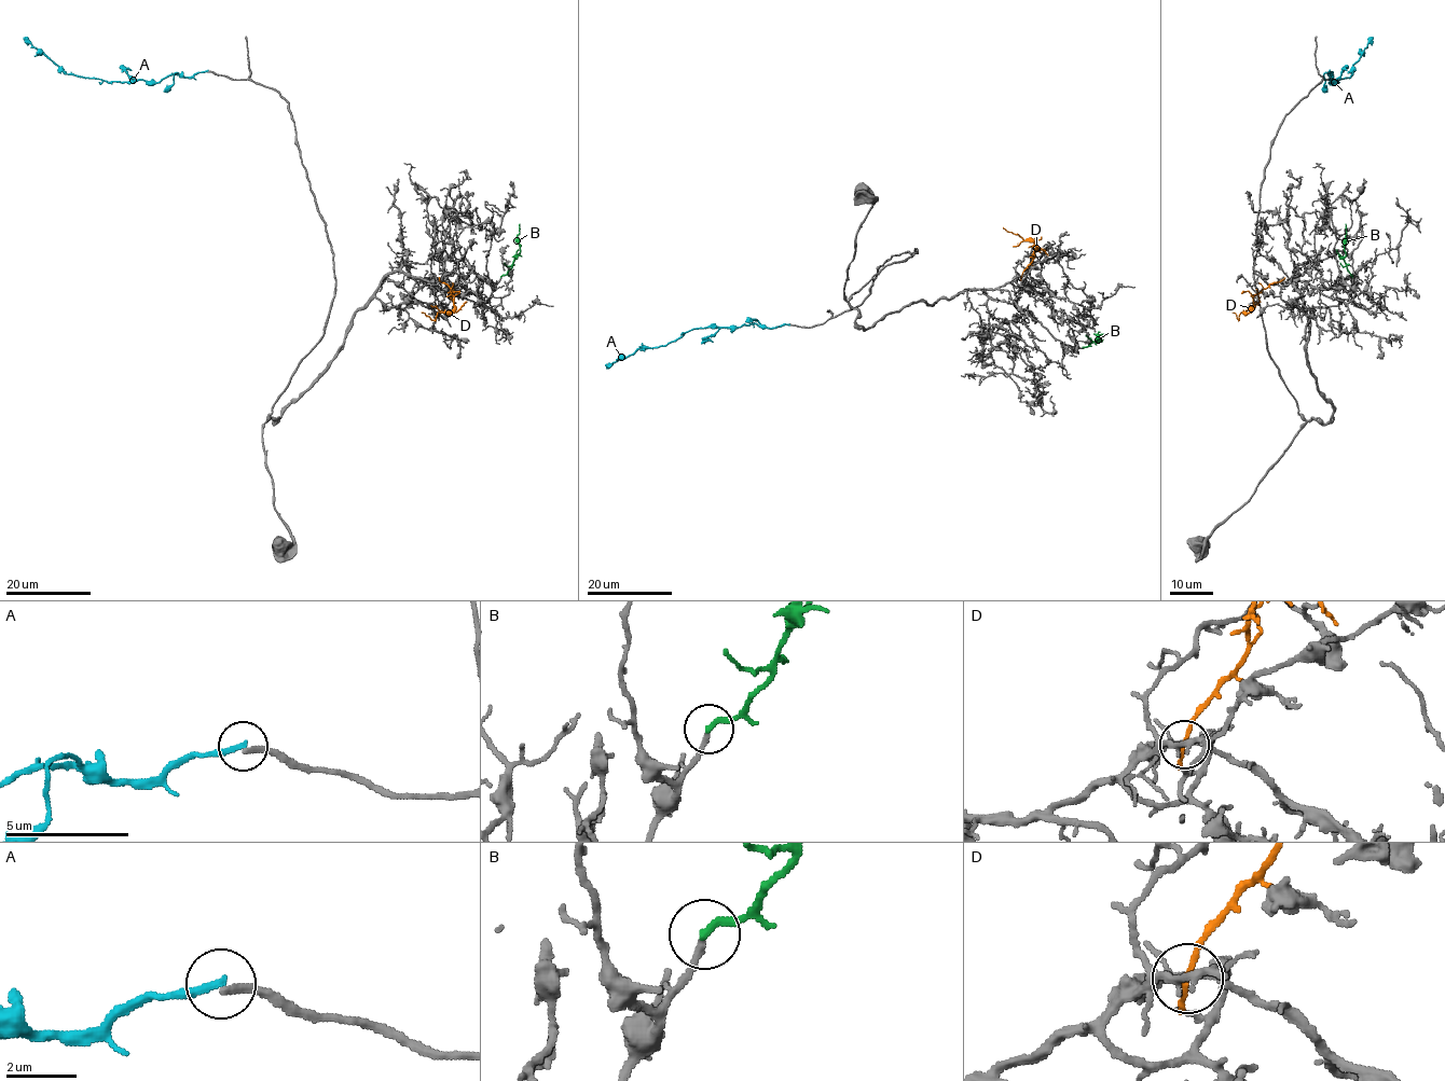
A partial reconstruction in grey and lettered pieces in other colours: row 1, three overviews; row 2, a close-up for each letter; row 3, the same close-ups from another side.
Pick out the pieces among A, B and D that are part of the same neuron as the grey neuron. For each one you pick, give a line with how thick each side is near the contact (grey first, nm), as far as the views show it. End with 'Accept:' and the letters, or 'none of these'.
B: calibres 180 and 200 nm
Accept: B

